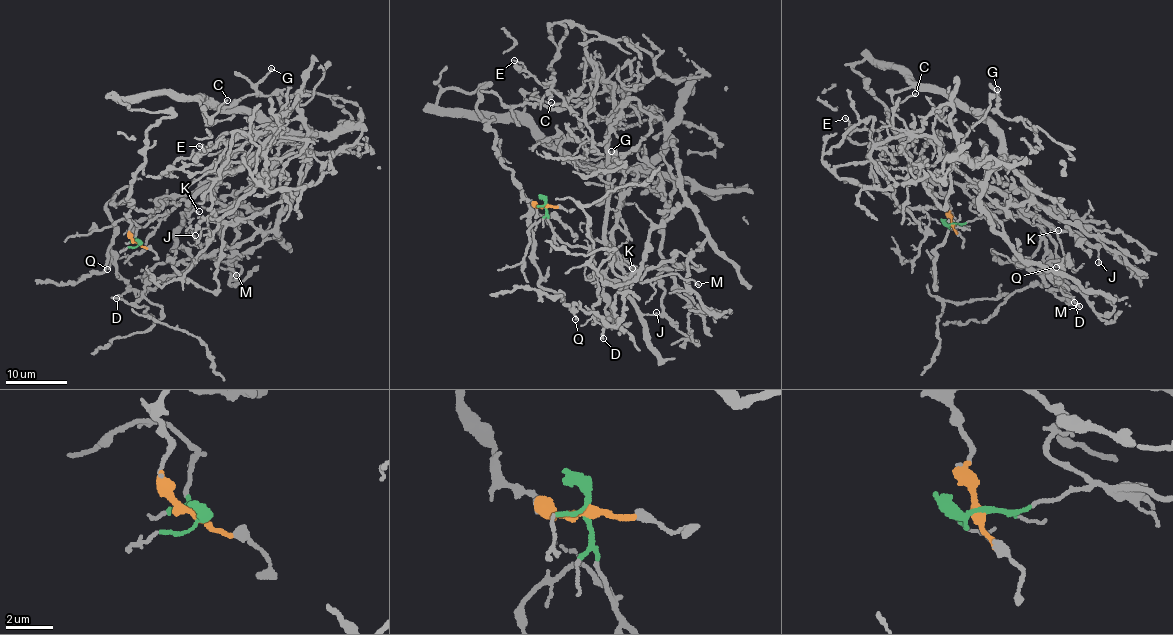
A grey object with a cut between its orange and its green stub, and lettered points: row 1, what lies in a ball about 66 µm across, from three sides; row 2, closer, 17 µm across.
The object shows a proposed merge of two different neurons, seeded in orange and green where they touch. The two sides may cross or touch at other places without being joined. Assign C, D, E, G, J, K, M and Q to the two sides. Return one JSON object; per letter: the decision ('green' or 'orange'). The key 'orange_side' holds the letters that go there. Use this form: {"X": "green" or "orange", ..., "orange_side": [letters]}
{"C": "orange", "D": "orange", "E": "green", "G": "orange", "J": "green", "K": "green", "M": "green", "Q": "orange", "orange_side": ["C", "D", "G", "Q"]}

